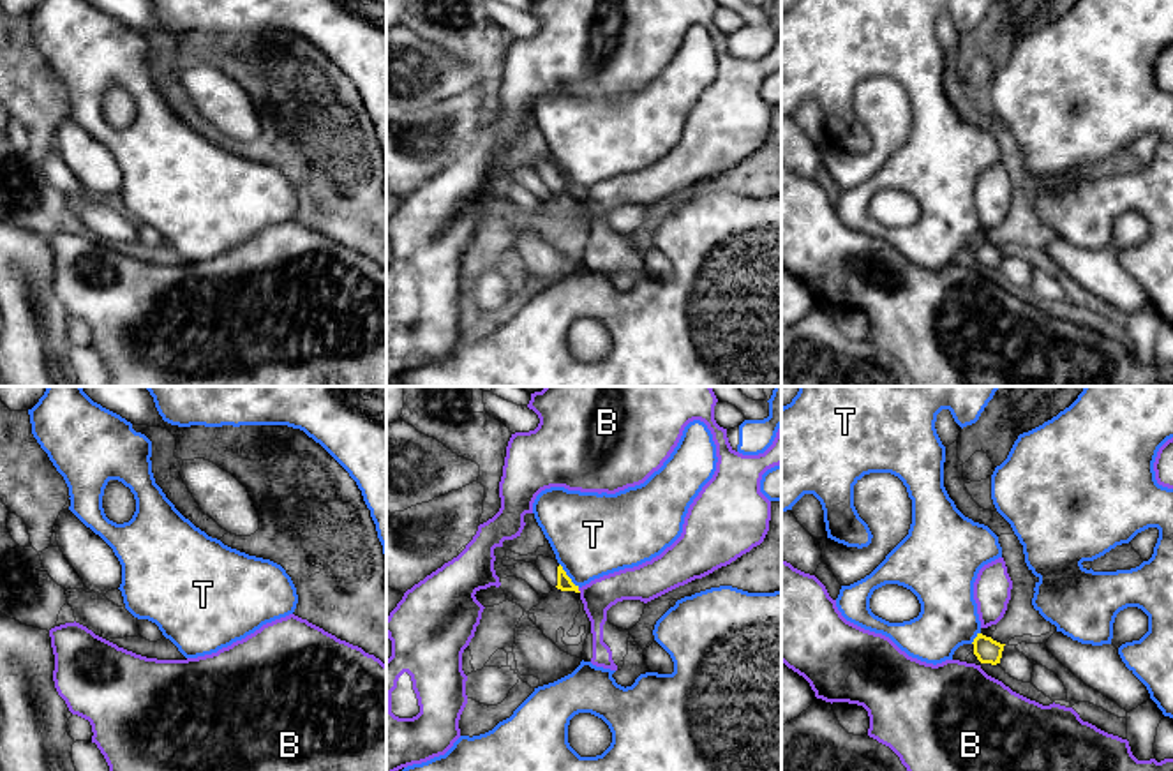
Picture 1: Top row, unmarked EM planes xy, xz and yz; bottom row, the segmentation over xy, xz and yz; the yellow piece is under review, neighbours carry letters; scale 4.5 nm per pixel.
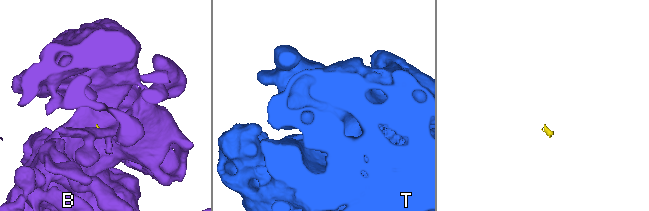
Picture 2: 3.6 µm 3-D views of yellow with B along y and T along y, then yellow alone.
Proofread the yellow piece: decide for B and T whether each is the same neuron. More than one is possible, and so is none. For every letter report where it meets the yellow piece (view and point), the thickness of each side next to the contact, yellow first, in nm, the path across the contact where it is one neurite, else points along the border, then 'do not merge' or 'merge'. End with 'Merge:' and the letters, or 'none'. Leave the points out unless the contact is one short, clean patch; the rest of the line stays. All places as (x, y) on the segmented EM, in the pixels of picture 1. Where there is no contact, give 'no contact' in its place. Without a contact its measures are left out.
B: xz (577, 590) | 70/150 nm | along xz (577, 588), (581, 591) | do not merge
T: xz (567, 576) | 70/380 nm | along xz (560, 563), (565, 574), (579, 586) | do not merge
Merge: none

